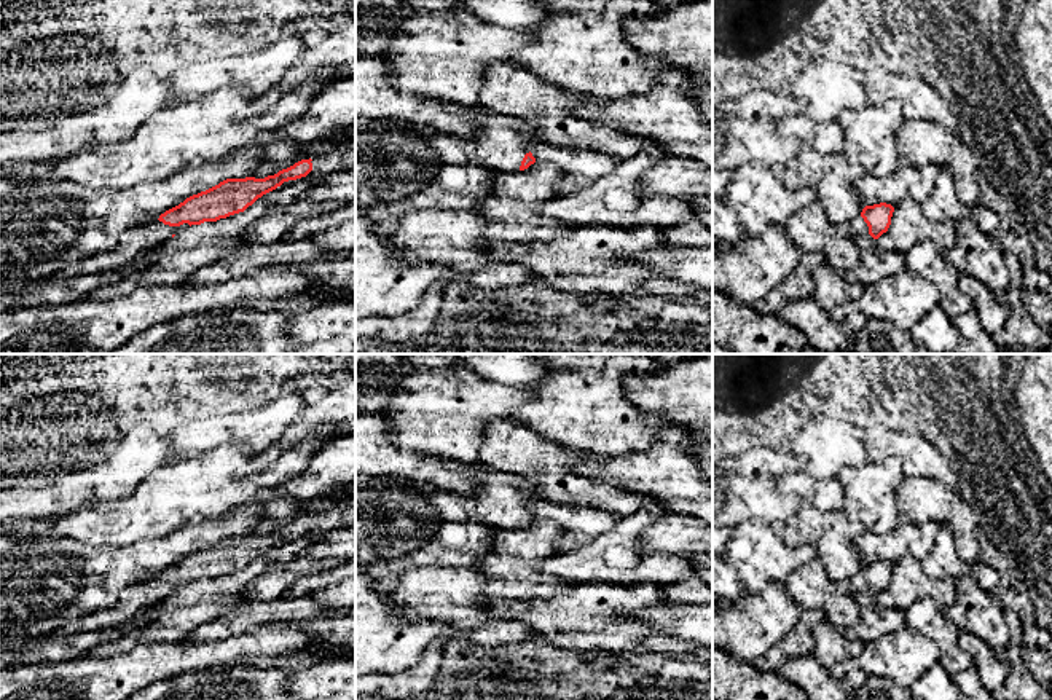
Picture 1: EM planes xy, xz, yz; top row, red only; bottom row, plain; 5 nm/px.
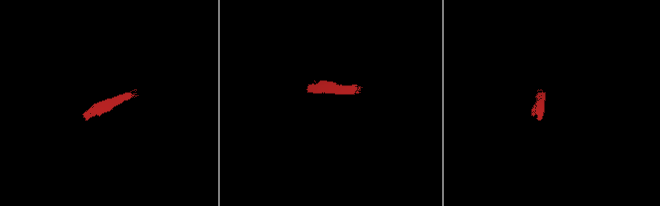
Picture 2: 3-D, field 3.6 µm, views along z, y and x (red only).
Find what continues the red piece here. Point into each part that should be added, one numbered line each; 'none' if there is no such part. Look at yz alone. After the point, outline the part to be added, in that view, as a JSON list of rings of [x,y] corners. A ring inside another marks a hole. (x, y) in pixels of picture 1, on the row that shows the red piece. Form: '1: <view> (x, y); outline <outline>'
1: yz (858, 227); outline [[[859,215],[858,218],[848,223],[846,233],[851,239],[858,239],[859,236],[869,234],[869,226],[864,222],[864,218]]]

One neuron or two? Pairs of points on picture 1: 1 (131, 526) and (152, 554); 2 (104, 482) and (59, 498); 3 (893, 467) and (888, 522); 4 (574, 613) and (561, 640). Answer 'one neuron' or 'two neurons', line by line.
1: two neurons
2: one neuron
3: one neuron
4: one neuron

